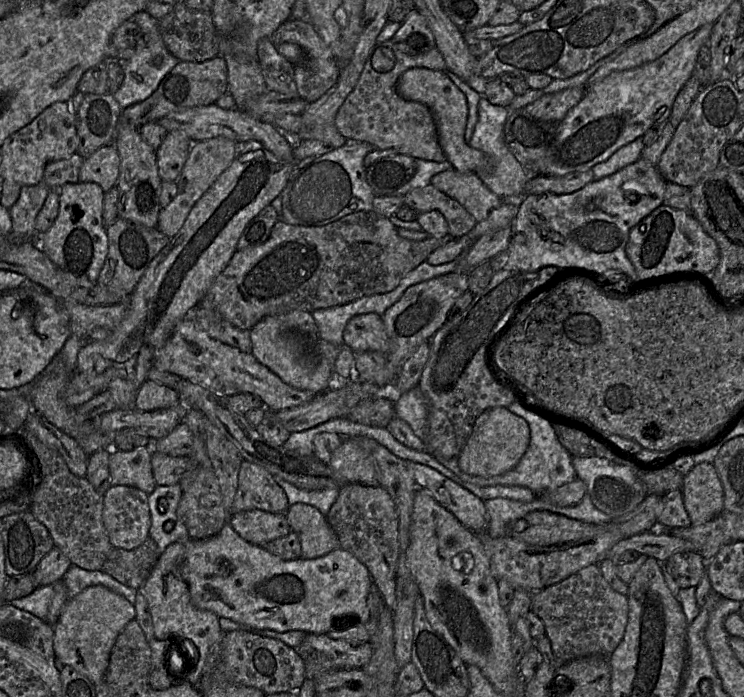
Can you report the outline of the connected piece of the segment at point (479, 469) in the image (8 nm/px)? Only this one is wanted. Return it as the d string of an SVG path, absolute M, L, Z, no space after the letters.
M507 408L486 409L476 419L472 432L458 456L460 470L469 475L492 477L513 469L521 460L530 442L528 423Z

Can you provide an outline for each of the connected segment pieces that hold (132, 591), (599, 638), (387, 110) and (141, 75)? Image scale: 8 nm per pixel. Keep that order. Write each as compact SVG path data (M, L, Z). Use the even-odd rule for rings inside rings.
M71 564L61 581L67 590L68 599L89 586L103 585L135 604L137 589L124 585L102 570L88 570Z
M598 563L531 593L531 610L544 623L558 668L578 658L610 656L622 641L628 622L628 598L611 588Z
M391 39L376 42L368 54L355 87L345 98L337 112L335 125L346 141L365 142L376 149L393 149L398 154L408 155L416 159L444 162L446 158L438 142L436 125L430 109L420 102L404 99L397 92L397 83L400 76L410 68L447 71L445 60L436 47L427 53L410 56L398 50Z
M139 11L131 18L140 28L142 37L127 59L121 61L124 69L124 79L120 87L113 93L122 109L147 99L158 87L161 80L181 60L174 57L166 48L160 33L159 21L146 11ZM154 59L161 59L161 65L154 65Z

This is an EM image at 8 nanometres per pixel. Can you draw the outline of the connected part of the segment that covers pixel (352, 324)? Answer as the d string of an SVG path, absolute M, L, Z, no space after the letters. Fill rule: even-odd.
M377 313L360 314L352 317L343 330L344 346L353 352L379 351L384 354L389 349L389 339L382 320L382 316Z

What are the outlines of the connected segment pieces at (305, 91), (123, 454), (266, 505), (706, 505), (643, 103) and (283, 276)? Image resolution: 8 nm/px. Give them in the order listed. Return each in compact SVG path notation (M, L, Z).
M289 18L278 26L270 38L275 47L281 43L289 42L299 45L304 51L304 61L294 65L294 79L299 97L308 103L315 102L335 84L340 66L308 19Z
M139 446L130 451L110 449L110 484L136 487L149 495L156 486L151 456L150 446Z
M243 459L232 513L261 509L271 513L285 513L288 498L273 475L262 466Z
M713 463L694 465L684 475L681 491L692 525L706 523L724 510L724 490Z
M713 24L687 34L660 58L637 68L612 72L586 89L583 98L560 122L557 135L540 161L540 174L564 176L590 170L621 147L643 137L654 124L665 123L675 99L694 73L702 46L708 45Z
M373 210L372 211L354 212L354 213L346 215L346 216L344 216L344 217L342 217L342 218L340 218L340 219L334 221L334 222L328 223L328 224L323 225L323 226L292 225L292 224L288 224L286 222L282 222L282 221L279 220L278 222L275 223L275 225L272 228L272 231L271 231L271 234L270 234L269 238L263 244L255 246L255 247L246 248L246 249L243 249L243 250L236 250L234 252L234 254L233 254L231 260L229 261L229 263L227 264L227 266L216 277L216 279L213 281L212 285L210 286L210 288L208 289L208 291L206 292L204 297L200 300L199 305L202 306L202 307L205 307L205 308L216 309L227 322L229 322L230 324L232 324L233 326L235 326L237 328L250 330L250 329L252 329L254 327L254 325L259 323L266 316L278 315L278 314L282 314L282 313L286 313L286 312L290 312L290 311L294 311L294 310L307 311L307 312L311 313L311 312L313 312L313 311L315 311L317 309L330 308L330 307L343 305L343 304L352 302L352 301L354 301L354 300L356 300L358 298L361 298L363 296L375 295L375 294L383 294L383 293L390 292L394 288L396 288L396 286L399 284L401 279L404 278L411 270L416 268L423 261L426 261L428 255L431 252L436 250L438 247L443 246L444 244L449 242L451 239L457 239L457 238L451 238L451 236L449 234L447 234L444 237L428 236L427 238L422 239L422 240L409 240L409 239L404 238L404 237L399 235L397 228L390 222L389 218L381 216L381 215L377 214L376 212L374 212Z

